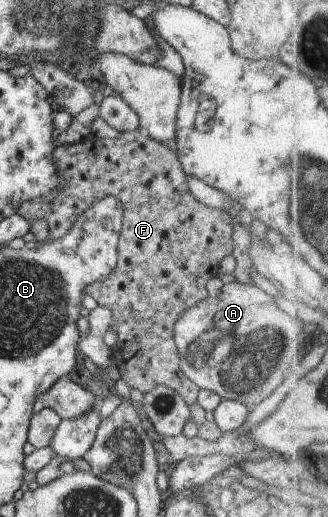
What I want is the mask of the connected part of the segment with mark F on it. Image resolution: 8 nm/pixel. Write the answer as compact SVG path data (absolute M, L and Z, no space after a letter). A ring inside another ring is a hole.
M137 128L122 132L118 139L99 139L98 145L96 139L84 143L56 144L51 161L61 180L61 188L50 191L49 200L41 196L23 202L16 214L30 223L35 219L44 219L48 226L48 238L54 240L67 233L75 218L83 211L82 187L90 187L90 202L96 202L107 194L121 202L123 219L115 269L106 277L88 285L84 292L94 299L97 306L109 308L112 313L110 326L116 336L112 361L118 368L120 378L126 381L130 389L146 393L155 386L167 386L178 393L186 406L196 403L200 387L190 382L178 367L179 356L173 342L173 326L182 313L207 297L206 282L216 276L220 264L232 258L232 217L224 210L208 208L196 202L187 191L186 175L181 171L177 155L168 147L149 139ZM96 183L102 185L102 193L98 193Z

